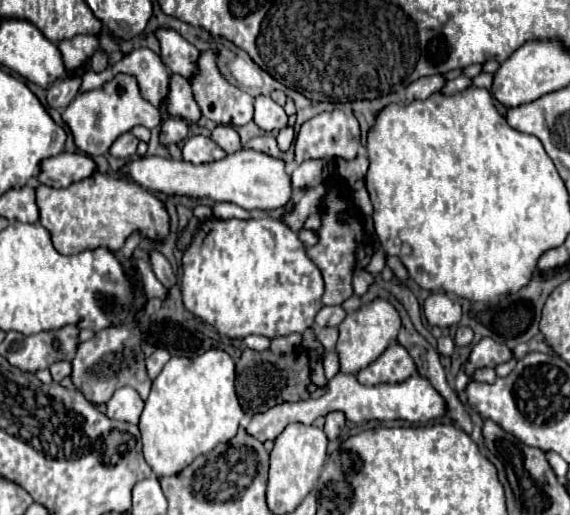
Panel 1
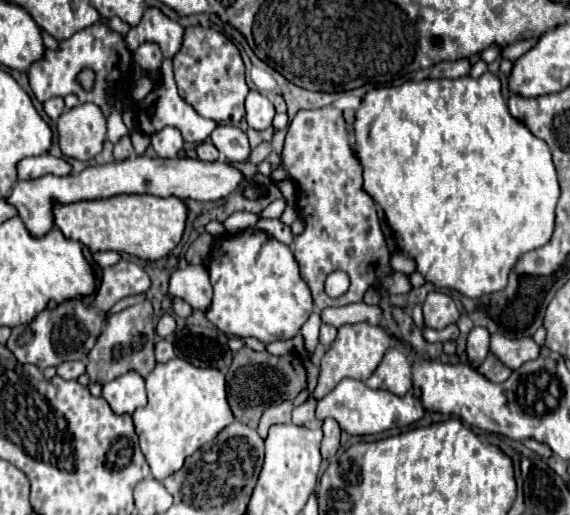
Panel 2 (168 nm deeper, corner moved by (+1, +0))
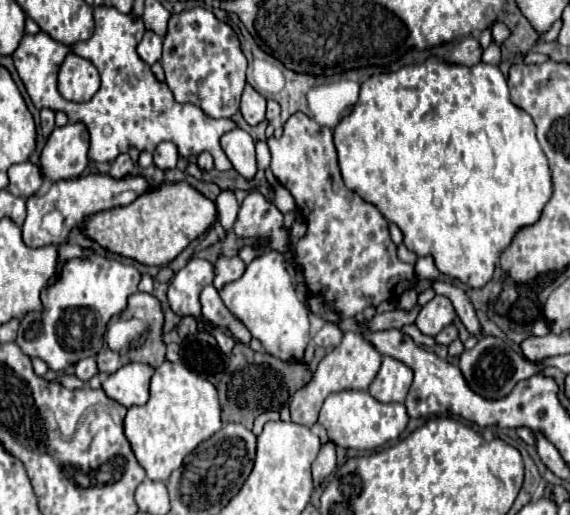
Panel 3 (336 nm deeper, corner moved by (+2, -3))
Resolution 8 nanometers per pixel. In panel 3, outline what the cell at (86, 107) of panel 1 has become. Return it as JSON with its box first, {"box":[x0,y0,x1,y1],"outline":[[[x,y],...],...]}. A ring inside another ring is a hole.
{"box":[39,123,89,183],"outline":[[[67,123],[65,127],[55,129],[39,157],[43,179],[55,183],[79,177],[89,163],[87,149],[89,133],[83,123]]]}

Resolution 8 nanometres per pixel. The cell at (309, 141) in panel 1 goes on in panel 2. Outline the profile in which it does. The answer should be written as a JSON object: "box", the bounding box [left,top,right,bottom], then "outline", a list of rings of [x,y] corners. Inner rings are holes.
{"box":[282,106,390,310],"outline":[[[324,106],[318,110],[300,110],[294,120],[288,126],[286,142],[284,142],[284,152],[282,152],[282,162],[286,164],[286,170],[290,178],[298,182],[300,196],[298,196],[298,214],[304,220],[306,228],[300,236],[294,240],[294,256],[300,264],[300,274],[306,280],[306,284],[312,290],[314,304],[324,310],[328,306],[344,306],[350,302],[362,302],[362,296],[366,288],[378,286],[380,280],[390,274],[390,254],[384,242],[384,234],[376,216],[376,204],[368,196],[368,192],[362,188],[362,166],[360,160],[356,158],[356,152],[352,150],[354,142],[350,138],[350,132],[346,128],[342,110],[336,110],[334,106]],[[334,270],[344,270],[350,276],[350,290],[340,296],[340,298],[328,298],[324,292],[324,280],[330,272]]]}

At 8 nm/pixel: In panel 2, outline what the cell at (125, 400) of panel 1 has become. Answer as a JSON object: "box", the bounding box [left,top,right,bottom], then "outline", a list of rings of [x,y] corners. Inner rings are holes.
{"box":[102,372,146,414],"outline":[[[126,372],[124,376],[106,382],[102,390],[104,400],[112,406],[114,414],[134,414],[136,408],[146,404],[144,380],[138,372]]]}

